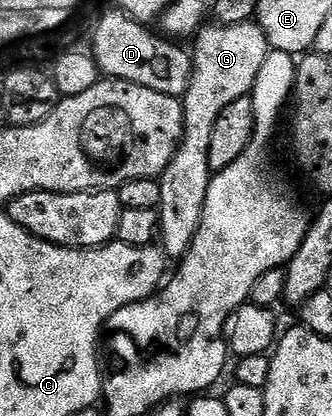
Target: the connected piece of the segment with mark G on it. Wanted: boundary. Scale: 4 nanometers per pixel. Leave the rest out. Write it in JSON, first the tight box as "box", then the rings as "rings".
{"box":[157,22,272,262],"rings":[[[210,22],[198,29],[192,43],[194,43],[194,48],[192,47],[194,73],[190,76],[186,93],[180,97],[184,118],[182,140],[178,144],[172,162],[162,171],[160,202],[157,206],[160,247],[174,262],[181,261],[182,257],[188,254],[192,246],[192,238],[196,238],[196,230],[200,230],[200,218],[204,214],[204,202],[208,198],[208,186],[212,175],[208,166],[208,149],[216,127],[216,118],[220,118],[224,106],[232,106],[232,102],[249,96],[250,91],[254,89],[256,74],[260,74],[260,66],[264,66],[264,58],[272,51],[270,43],[266,41],[266,35],[262,32],[262,27],[256,22],[245,24]]]}

